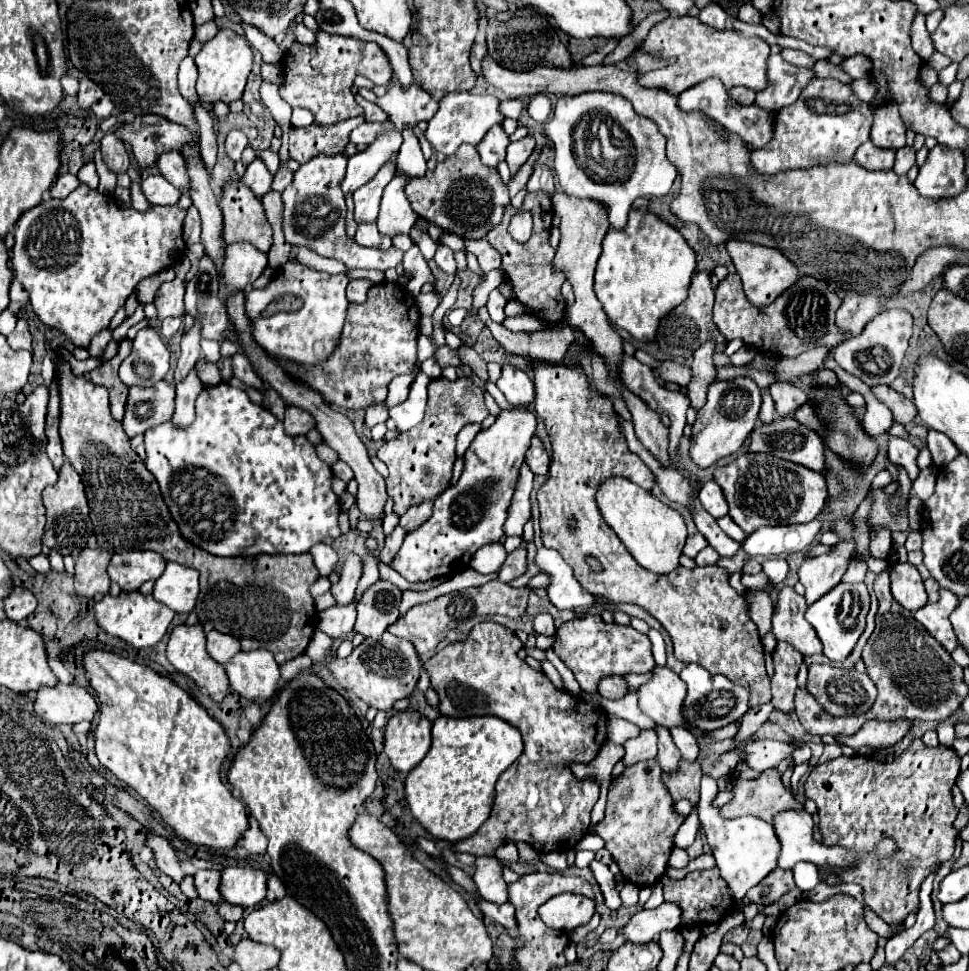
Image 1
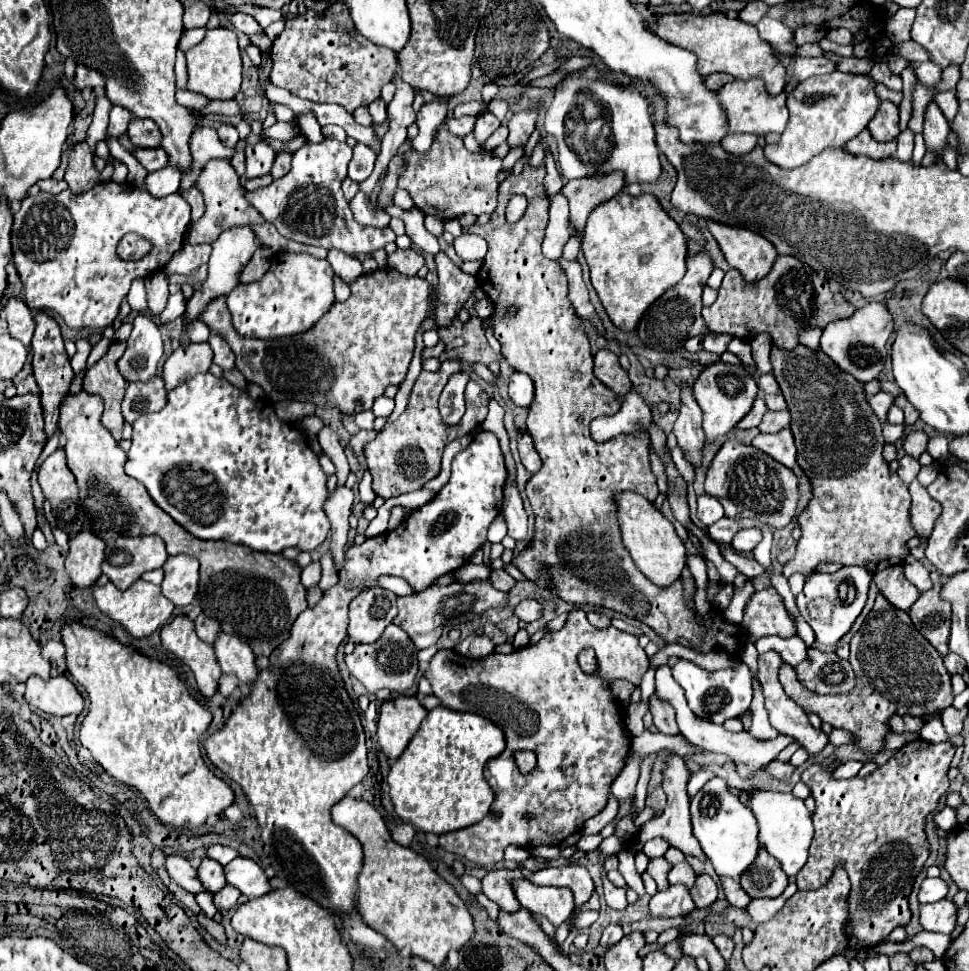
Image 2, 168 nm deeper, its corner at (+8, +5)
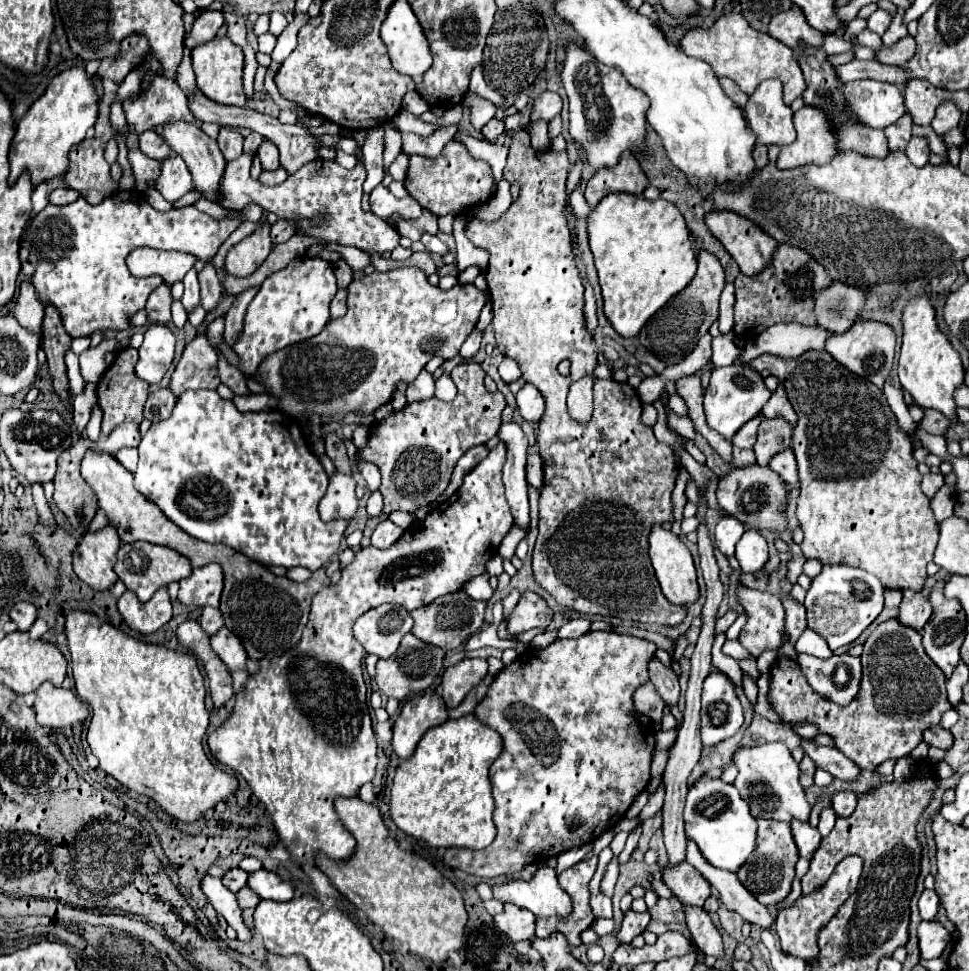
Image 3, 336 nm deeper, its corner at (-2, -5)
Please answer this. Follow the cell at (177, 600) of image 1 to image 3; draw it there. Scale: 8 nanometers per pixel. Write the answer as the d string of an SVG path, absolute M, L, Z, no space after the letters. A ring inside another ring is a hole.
M205 564L195 568L191 576L179 580L179 602L185 606L219 606L219 596L223 588L223 572L219 564Z

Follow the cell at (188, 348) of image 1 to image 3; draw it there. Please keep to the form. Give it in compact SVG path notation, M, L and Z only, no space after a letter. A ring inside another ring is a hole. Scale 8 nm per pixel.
M263 222L263 226L257 232L243 238L239 244L235 244L229 250L225 270L233 276L245 278L263 264L263 260L269 256L271 248L273 248L273 242L269 238L269 224Z

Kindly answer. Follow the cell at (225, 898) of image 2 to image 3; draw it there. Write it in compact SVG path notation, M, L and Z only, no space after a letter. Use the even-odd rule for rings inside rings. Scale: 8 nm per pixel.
M241 888L237 894L237 904L241 906L241 910L245 910L245 908L255 908L257 904L259 904L259 898L257 898L257 894L251 890L251 888Z

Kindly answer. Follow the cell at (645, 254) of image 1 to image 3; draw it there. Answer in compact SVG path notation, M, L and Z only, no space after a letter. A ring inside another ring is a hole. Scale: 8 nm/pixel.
M613 192L601 200L601 204L591 210L587 220L589 244L595 256L595 268L599 274L599 284L605 300L605 316L613 324L613 328L625 336L633 338L639 334L641 326L675 294L679 294L695 276L697 258L691 248L689 230L679 208L667 200L645 200L643 196Z

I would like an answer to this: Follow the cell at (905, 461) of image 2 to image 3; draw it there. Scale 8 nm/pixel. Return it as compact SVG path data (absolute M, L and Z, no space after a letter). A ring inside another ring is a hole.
M929 472L929 474L923 476L921 488L923 488L923 492L925 492L927 498L931 498L941 486L943 486L943 476L941 476L941 474L933 474L933 472Z

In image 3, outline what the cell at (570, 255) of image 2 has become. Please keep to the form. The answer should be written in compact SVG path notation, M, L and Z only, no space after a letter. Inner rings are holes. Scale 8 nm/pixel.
M579 180L579 184L577 185L575 192L573 192L571 196L569 196L568 201L575 215L578 218L583 218L586 220L590 213L590 208L587 205L584 195L580 189L580 183L581 183L581 180Z

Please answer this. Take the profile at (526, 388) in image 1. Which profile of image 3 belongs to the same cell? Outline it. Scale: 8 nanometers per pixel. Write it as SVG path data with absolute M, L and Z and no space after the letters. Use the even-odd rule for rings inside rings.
M525 384L525 386L517 392L517 408L519 408L519 414L521 414L525 420L539 422L541 416L543 416L543 410L545 410L545 400L543 400L541 392L539 392L535 386Z

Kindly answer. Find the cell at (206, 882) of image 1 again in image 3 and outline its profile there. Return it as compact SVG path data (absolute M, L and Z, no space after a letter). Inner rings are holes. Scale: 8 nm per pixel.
M233 868L233 870L225 872L225 876L223 876L221 880L223 880L223 884L225 884L231 892L237 892L239 888L243 888L243 886L247 884L247 878L249 878L247 872L243 872L241 868Z

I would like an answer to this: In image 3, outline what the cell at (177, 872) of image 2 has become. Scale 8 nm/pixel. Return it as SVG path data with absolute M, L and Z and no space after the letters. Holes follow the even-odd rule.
M205 876L205 878L201 880L201 890L203 890L205 898L211 902L211 906L213 906L219 914L223 914L223 918L227 920L227 924L235 928L239 940L251 940L251 938L253 938L251 932L243 926L241 910L239 910L239 906L237 906L235 894L229 892L229 890L221 884L221 878Z

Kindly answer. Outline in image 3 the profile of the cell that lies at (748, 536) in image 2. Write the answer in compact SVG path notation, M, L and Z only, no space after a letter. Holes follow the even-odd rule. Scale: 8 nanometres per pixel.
M747 530L737 542L735 556L743 572L759 572L761 566L769 560L769 550L765 538L757 530Z

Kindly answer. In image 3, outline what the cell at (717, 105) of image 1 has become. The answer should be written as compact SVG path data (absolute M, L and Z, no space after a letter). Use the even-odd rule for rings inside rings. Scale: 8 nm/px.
M779 80L761 82L761 86L749 96L743 112L749 128L757 136L757 144L787 146L793 142L793 110L783 102Z

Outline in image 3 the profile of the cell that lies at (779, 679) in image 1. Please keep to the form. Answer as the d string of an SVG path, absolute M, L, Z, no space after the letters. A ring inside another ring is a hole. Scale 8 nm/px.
M801 740L801 748L817 768L827 770L835 778L853 780L859 774L859 768L835 746L817 746L813 740Z

